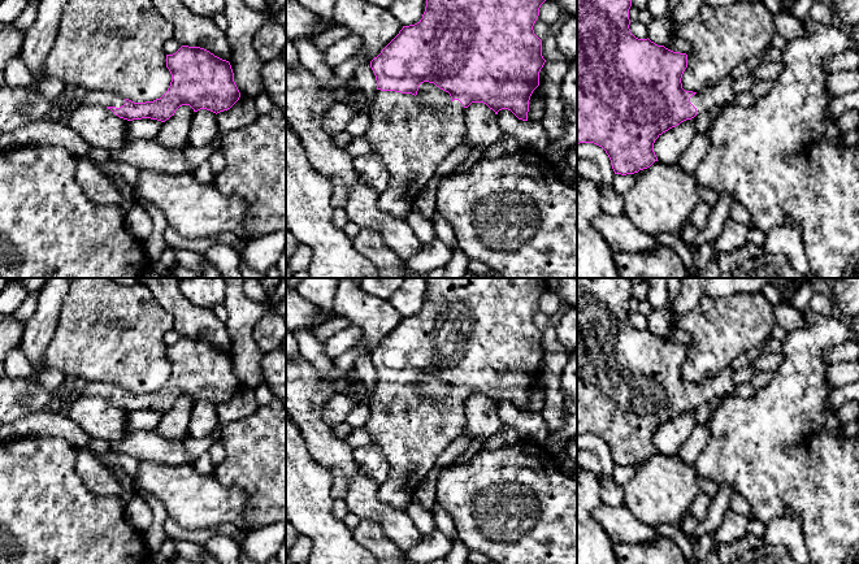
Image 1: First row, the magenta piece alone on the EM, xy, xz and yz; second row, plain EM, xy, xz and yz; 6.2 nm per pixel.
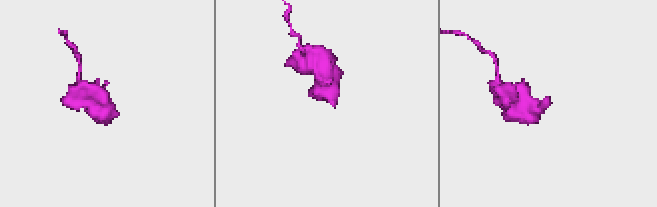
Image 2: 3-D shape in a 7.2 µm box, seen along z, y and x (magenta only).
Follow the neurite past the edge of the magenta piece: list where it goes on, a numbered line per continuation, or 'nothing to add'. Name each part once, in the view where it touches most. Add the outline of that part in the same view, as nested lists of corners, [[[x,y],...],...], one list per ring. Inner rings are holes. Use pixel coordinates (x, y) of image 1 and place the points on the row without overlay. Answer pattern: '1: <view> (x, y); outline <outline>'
1: xz (412, 430); outline [[[377,381],[374,391],[365,395],[370,417],[365,429],[372,443],[383,451],[389,474],[378,487],[377,498],[399,511],[405,512],[413,500],[417,486],[435,467],[441,454],[461,434],[465,428],[465,399],[459,391],[433,399],[420,395],[415,386]]]

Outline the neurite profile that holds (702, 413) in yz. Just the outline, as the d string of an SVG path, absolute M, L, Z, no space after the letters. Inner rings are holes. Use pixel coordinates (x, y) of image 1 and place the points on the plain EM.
M721 396L721 398L713 398L712 400L710 400L708 403L704 403L702 405L697 405L693 409L693 415L694 415L694 420L697 424L700 425L707 425L710 416L712 413L712 411L720 404L720 402L726 398L726 396Z

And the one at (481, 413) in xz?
M472 394L465 399L465 422L470 439L491 437L504 428L495 403L483 394Z

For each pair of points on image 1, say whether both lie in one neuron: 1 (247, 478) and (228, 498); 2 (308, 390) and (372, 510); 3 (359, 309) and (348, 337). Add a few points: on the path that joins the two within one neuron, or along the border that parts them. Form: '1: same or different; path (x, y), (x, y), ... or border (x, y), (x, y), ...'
1: different; border (213, 473), (244, 494), (243, 516)
2: same; path (308, 420), (320, 438), (348, 467), (356, 480)
3: different; border (351, 322), (361, 329), (364, 339)

